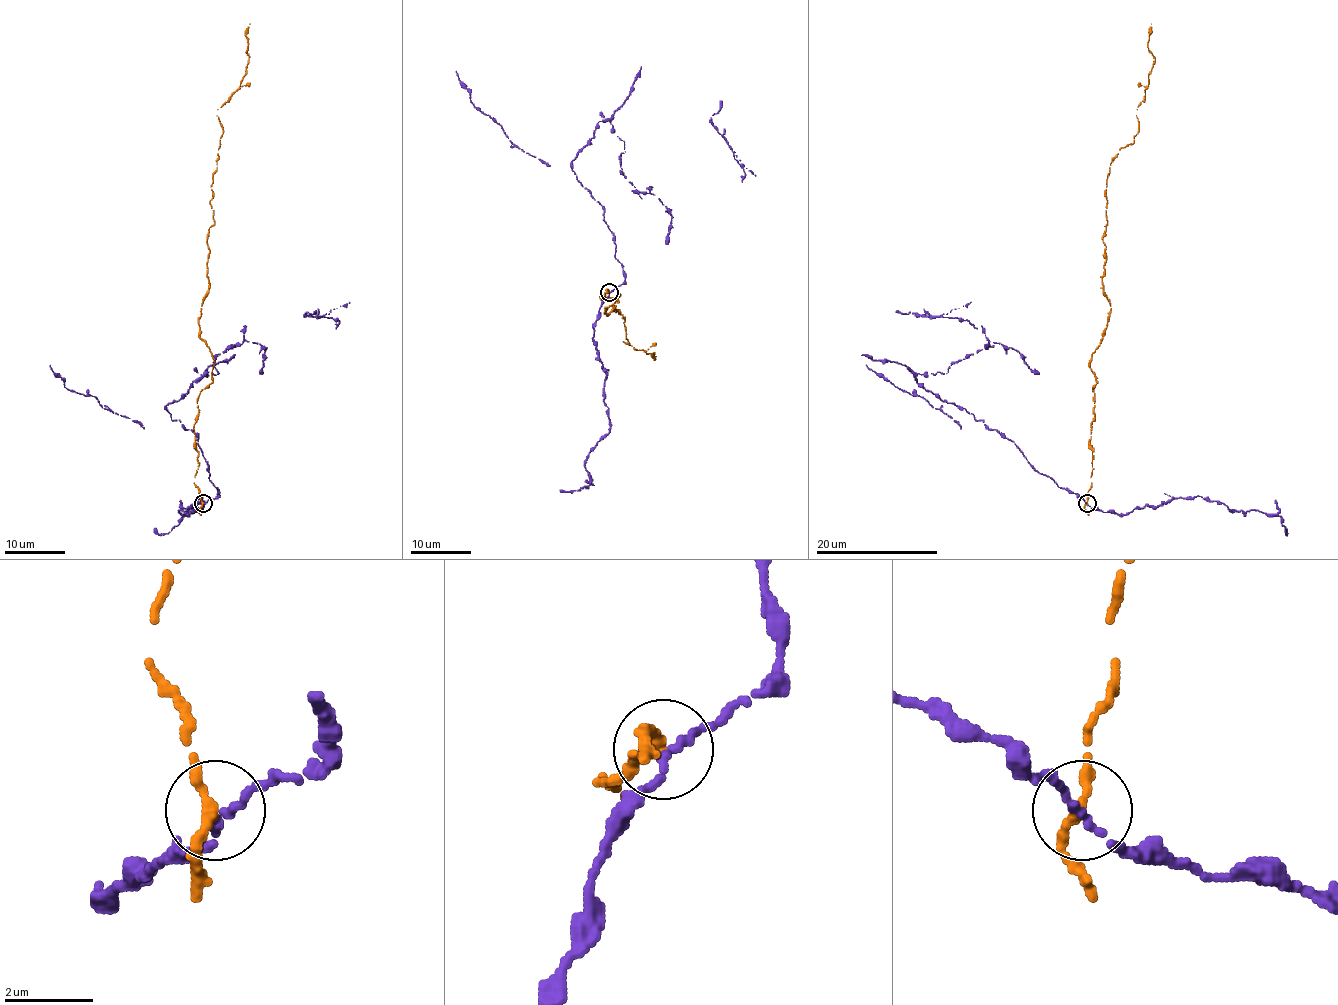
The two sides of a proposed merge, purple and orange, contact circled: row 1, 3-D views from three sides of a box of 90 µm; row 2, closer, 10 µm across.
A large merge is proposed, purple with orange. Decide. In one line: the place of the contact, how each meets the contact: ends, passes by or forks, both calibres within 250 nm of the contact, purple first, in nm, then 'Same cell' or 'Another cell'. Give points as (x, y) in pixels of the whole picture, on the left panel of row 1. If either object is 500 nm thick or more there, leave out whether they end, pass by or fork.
Place: (203, 503). At the ring purple passes by. At the ring orange ends. Thickness 180 nm (purple) against 320 nm. Another cell

